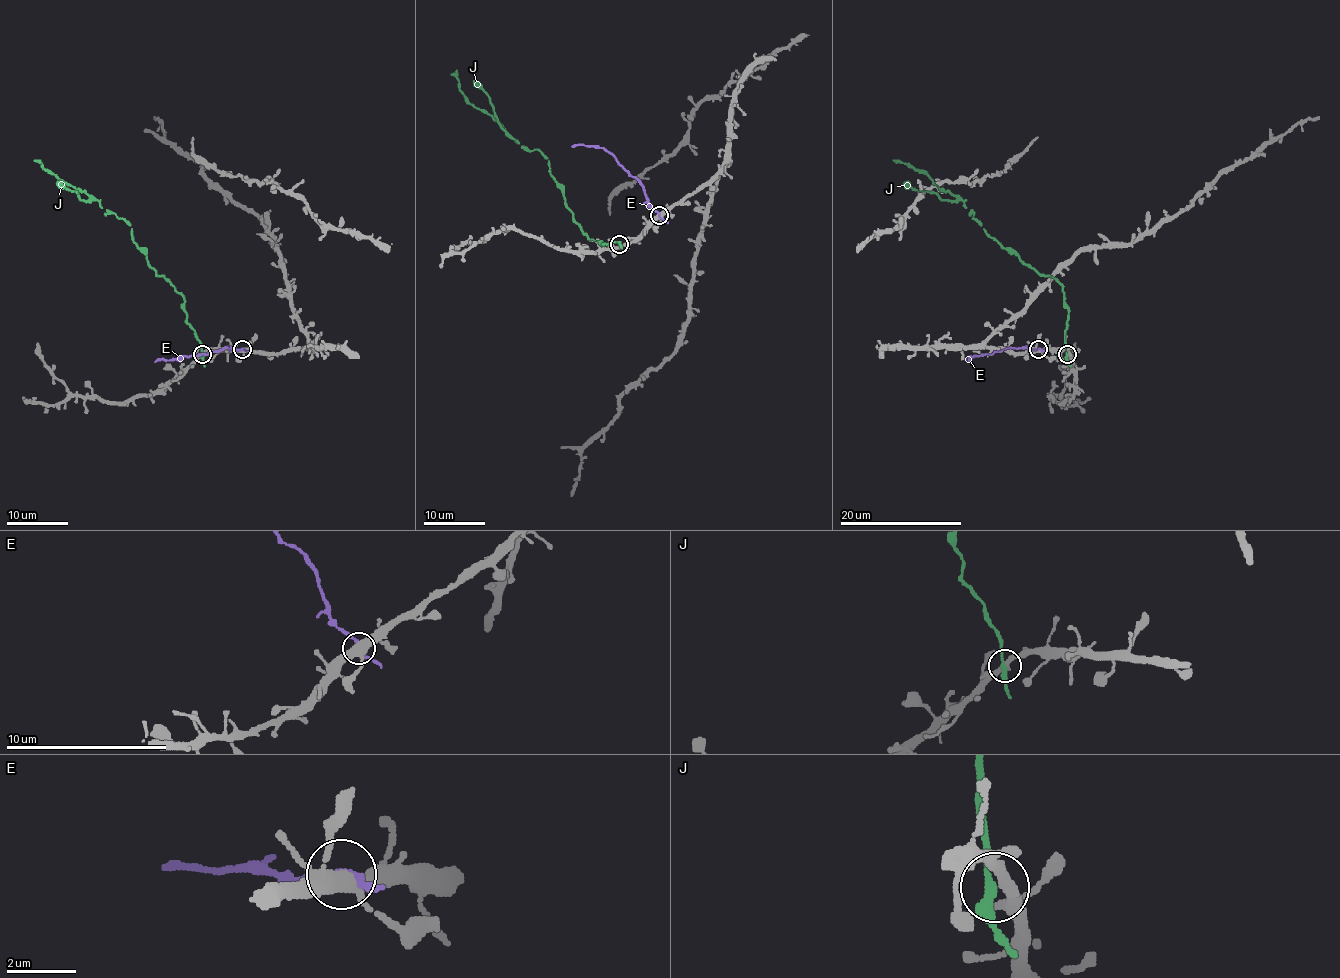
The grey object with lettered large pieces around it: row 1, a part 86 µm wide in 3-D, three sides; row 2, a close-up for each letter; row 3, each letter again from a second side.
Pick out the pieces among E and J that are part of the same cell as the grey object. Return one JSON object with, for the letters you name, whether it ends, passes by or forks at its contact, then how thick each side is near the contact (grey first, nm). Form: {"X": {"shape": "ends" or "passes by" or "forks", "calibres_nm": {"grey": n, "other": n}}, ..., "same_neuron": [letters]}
{"same_neuron": []}

